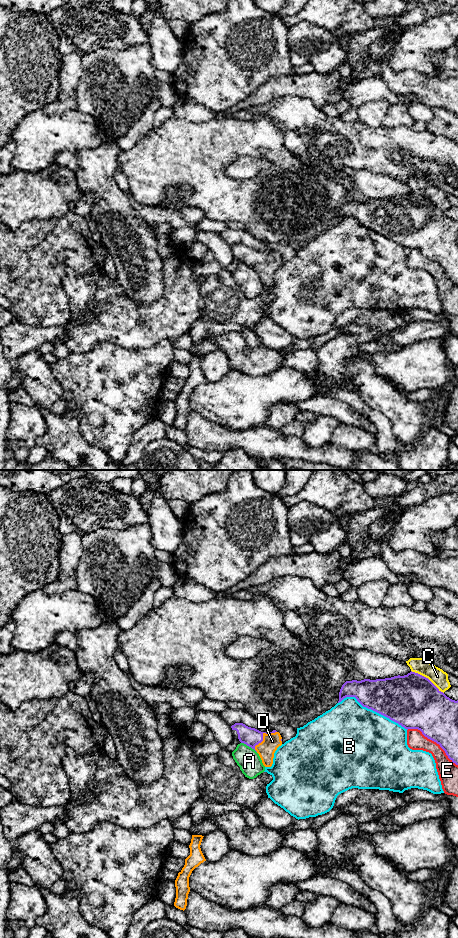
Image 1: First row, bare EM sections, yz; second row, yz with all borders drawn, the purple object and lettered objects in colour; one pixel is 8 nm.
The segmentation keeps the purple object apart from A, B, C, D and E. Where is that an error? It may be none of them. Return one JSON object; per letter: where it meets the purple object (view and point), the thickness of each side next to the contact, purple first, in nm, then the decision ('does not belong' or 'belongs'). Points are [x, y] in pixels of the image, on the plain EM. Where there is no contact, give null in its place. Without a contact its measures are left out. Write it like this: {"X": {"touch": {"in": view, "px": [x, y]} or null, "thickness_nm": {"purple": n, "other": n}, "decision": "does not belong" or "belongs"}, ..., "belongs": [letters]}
{"A": {"touch": {"in": "yz", "px": [249, 266]}, "thickness_nm": {"purple": 150, "other": 190}, "decision": "does not belong"}, "B": {"touch": {"in": "yz", "px": [373, 230]}, "thickness_nm": {"purple": 380, "other": 500}, "decision": "does not belong"}, "C": {"touch": {"in": "yz", "px": [427, 198]}, "thickness_nm": {"purple": 420, "other": 140}, "decision": "does not belong"}, "D": {"touch": {"in": "yz", "px": [262, 256]}, "thickness_nm": {"purple": 150, "other": 140}, "decision": "belongs"}, "E": {"touch": {"in": "yz", "px": [434, 261]}, "thickness_nm": {"purple": 360, "other": 150}, "decision": "does not belong"}, "belongs": ["D"]}

